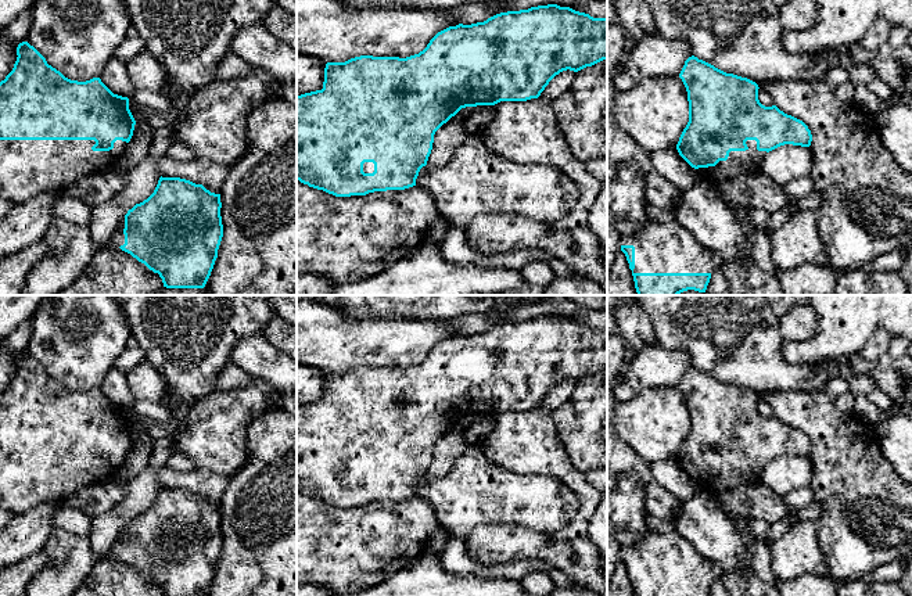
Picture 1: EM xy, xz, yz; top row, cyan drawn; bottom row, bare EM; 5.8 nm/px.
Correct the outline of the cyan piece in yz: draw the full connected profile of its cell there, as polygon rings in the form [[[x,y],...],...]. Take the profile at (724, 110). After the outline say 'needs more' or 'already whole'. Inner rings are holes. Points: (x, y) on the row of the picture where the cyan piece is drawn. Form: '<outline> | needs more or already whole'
[[[692,55],[679,73],[689,101],[689,122],[676,150],[714,184],[760,172],[766,154],[780,146],[809,147],[808,126],[758,100],[758,85]]] | needs more

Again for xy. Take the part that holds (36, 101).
[[[28,42],[17,47],[17,61],[12,71],[0,82],[0,198],[14,204],[22,204],[36,195],[53,190],[67,190],[83,175],[108,172],[114,164],[121,164],[122,155],[130,141],[136,121],[129,109],[129,98],[114,94],[100,78],[86,82],[71,80],[47,64],[46,58]]] | needs more

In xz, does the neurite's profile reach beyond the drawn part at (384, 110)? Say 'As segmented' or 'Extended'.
Extended

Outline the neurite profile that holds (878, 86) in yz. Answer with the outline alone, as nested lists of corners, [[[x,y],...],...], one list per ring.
[[[876,78],[873,79],[868,87],[882,100],[888,100],[893,96],[890,87],[884,83],[884,80]]]

